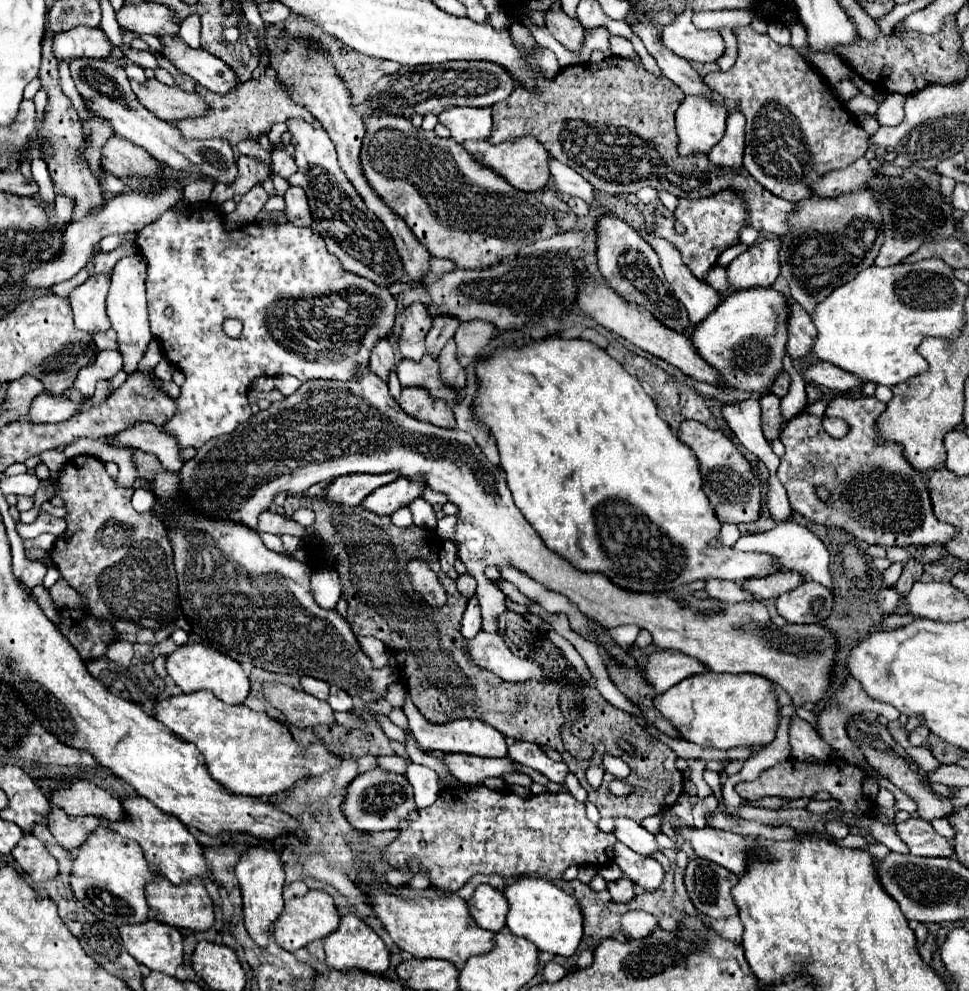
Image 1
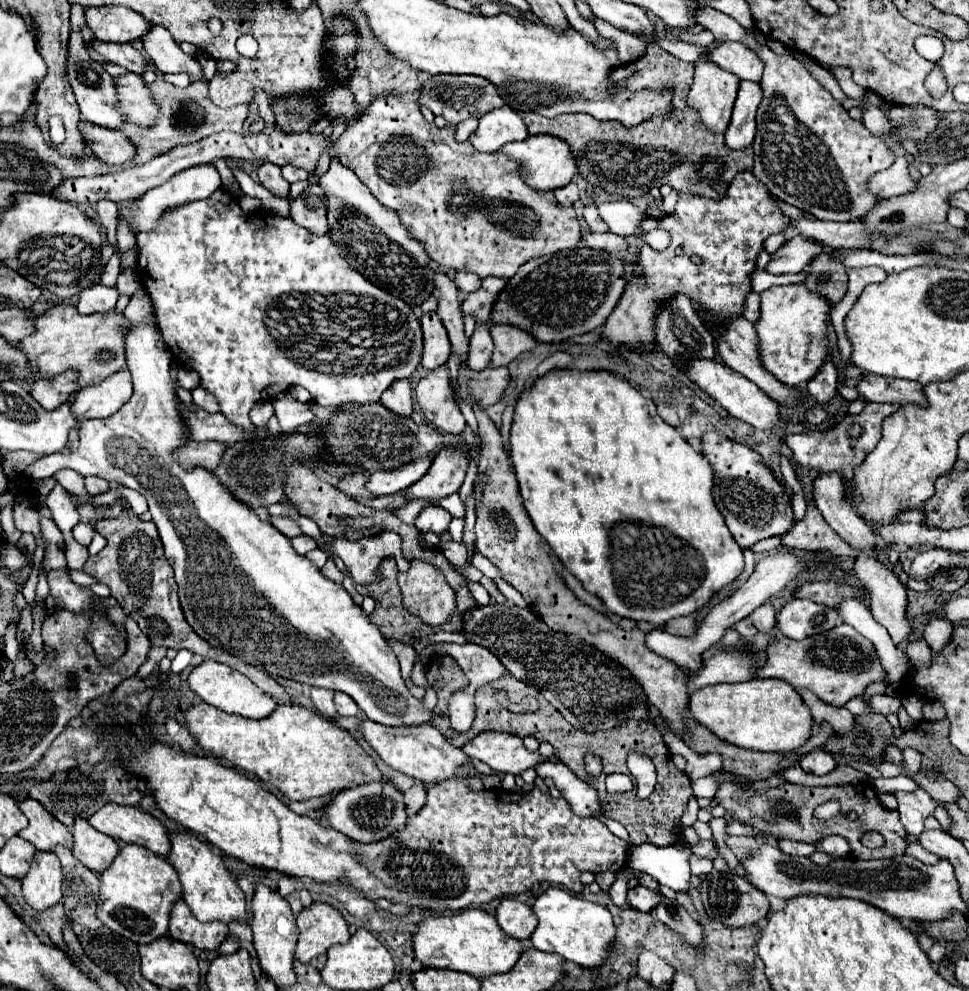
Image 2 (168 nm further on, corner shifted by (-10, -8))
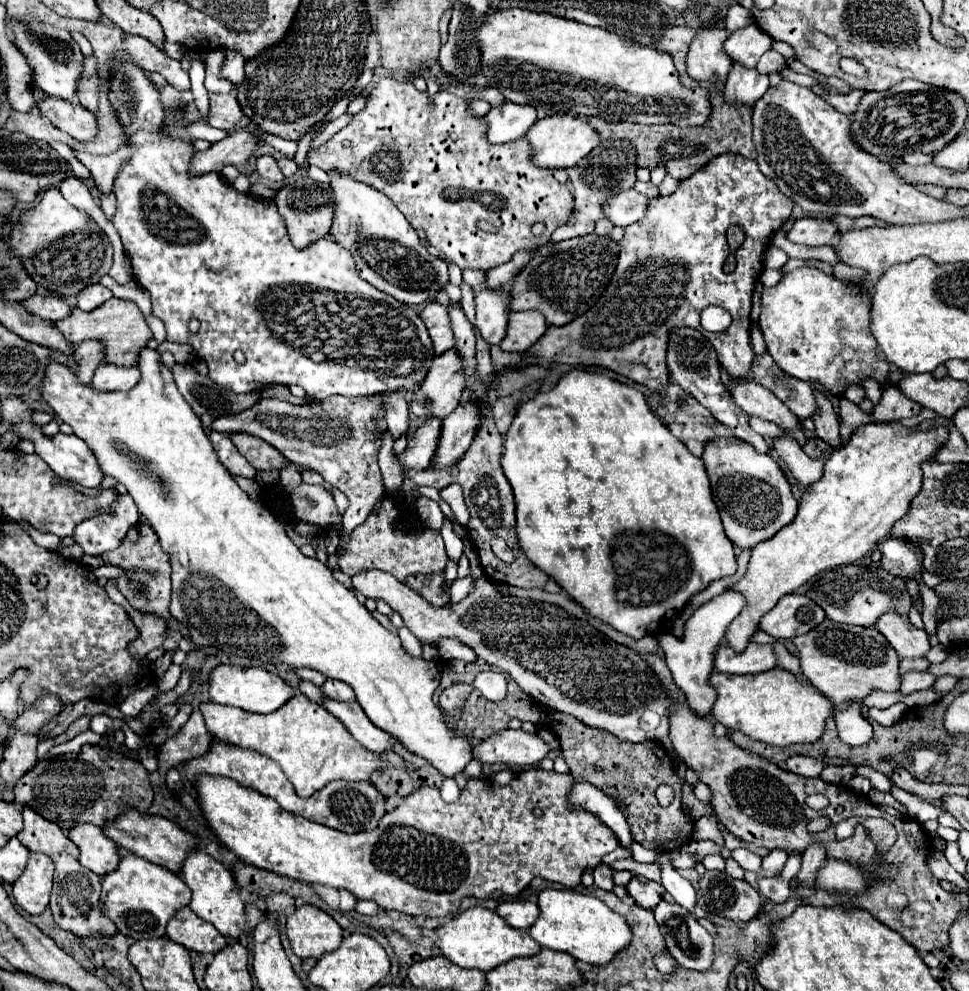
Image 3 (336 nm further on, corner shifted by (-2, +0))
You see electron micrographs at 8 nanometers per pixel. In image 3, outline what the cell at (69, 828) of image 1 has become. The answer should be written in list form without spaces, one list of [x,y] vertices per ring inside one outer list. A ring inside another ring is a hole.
[[[84,823],[84,825],[70,829],[68,837],[80,849],[82,867],[90,869],[96,875],[108,875],[118,867],[118,863],[120,863],[118,847],[112,839],[108,839],[104,835],[104,831],[100,827]]]

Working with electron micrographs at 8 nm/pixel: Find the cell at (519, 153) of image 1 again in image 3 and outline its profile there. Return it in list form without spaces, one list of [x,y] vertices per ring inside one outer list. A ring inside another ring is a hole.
[[[558,113],[538,119],[526,137],[532,145],[532,159],[540,167],[548,167],[548,169],[568,169],[576,165],[582,157],[586,157],[600,143],[598,131],[592,125],[588,125],[586,119],[572,117],[572,115],[558,115]]]

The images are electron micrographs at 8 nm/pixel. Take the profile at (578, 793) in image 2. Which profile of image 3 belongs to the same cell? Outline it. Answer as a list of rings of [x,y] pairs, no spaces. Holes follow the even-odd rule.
[[[574,783],[570,799],[572,799],[570,803],[574,807],[578,805],[578,807],[594,813],[608,829],[612,829],[612,833],[616,835],[620,845],[624,849],[630,849],[630,845],[632,845],[630,827],[614,797],[608,797],[604,791],[600,791],[598,787],[594,787],[590,783]]]

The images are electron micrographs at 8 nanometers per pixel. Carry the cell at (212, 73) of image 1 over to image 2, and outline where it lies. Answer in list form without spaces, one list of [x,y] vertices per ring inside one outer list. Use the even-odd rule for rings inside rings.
[[[152,25],[152,29],[144,35],[142,43],[144,43],[144,49],[158,71],[186,73],[190,77],[190,81],[204,81],[206,83],[206,77],[202,73],[200,63],[194,57],[186,55],[162,25]]]

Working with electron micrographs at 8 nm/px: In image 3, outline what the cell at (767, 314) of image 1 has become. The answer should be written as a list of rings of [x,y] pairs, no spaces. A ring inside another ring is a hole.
[[[800,267],[782,277],[776,287],[764,287],[762,291],[762,313],[760,329],[766,337],[768,353],[788,375],[820,383],[828,393],[842,397],[846,385],[862,385],[868,377],[874,377],[880,385],[886,385],[890,365],[878,355],[876,339],[870,333],[870,297],[858,285],[840,281],[834,275],[826,275],[820,269]]]

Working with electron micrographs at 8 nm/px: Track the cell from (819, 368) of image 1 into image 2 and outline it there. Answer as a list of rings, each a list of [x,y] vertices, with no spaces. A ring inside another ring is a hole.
[[[862,375],[856,385],[860,397],[874,403],[918,403],[926,405],[924,401],[924,385],[918,381],[904,381],[904,379],[888,379],[888,377],[876,377],[876,375]]]

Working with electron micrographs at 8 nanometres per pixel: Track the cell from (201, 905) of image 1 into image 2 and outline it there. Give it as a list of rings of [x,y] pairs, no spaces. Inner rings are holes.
[[[180,899],[176,901],[170,913],[170,937],[182,943],[194,945],[198,949],[214,951],[228,937],[228,925],[224,921],[200,923],[188,909],[188,905]]]

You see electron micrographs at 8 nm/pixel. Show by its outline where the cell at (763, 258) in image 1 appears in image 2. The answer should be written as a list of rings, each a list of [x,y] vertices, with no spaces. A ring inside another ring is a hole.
[[[796,235],[790,241],[786,241],[776,253],[770,255],[766,271],[772,275],[798,273],[812,261],[812,257],[816,257],[816,253],[820,253],[820,249],[822,245],[818,245],[816,241]]]

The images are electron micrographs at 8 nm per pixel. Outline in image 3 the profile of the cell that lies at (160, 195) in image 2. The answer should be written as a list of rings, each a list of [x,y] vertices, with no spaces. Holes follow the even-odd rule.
[[[246,127],[230,133],[226,139],[214,143],[208,151],[196,153],[192,159],[192,173],[220,173],[224,165],[246,165],[248,159],[256,153],[262,137],[248,131]]]

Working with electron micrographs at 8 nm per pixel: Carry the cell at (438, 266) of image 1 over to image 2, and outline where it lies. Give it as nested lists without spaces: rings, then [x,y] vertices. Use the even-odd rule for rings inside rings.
[[[458,271],[456,273],[456,287],[464,293],[476,291],[480,287],[480,277],[474,273],[468,273],[468,271]]]

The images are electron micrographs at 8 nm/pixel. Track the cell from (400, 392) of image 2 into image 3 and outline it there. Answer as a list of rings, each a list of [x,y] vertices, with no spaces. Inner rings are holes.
[[[394,391],[394,393],[384,393],[384,411],[386,411],[386,423],[388,431],[392,433],[394,439],[402,437],[408,433],[408,403],[406,399]]]

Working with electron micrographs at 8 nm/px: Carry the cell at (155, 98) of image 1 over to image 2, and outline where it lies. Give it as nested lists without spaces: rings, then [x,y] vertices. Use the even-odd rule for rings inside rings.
[[[128,73],[114,81],[118,85],[120,105],[128,121],[134,125],[152,127],[156,123],[156,117],[160,117],[160,105],[156,105],[156,99],[152,99],[152,91],[146,85],[144,77],[138,73]]]

